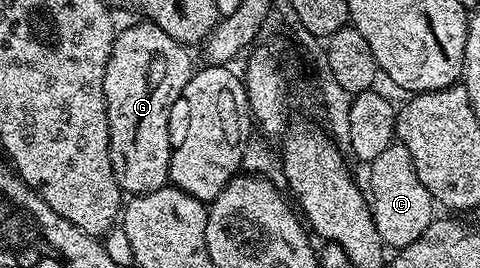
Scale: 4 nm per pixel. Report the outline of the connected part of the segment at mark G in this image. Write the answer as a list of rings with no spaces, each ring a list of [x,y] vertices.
[[[151,22],[132,24],[115,33],[110,62],[106,62],[104,97],[108,107],[108,141],[110,142],[110,162],[116,175],[121,193],[141,196],[165,187],[169,183],[168,167],[172,143],[168,127],[170,110],[182,94],[186,82],[190,82],[194,71],[192,56],[187,47],[166,34],[165,30]]]

